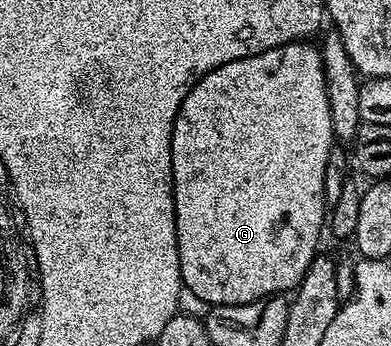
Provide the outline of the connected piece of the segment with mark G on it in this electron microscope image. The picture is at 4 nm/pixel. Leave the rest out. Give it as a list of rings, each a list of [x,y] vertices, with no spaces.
[[[307,41],[286,43],[275,48],[274,51],[262,51],[256,55],[252,55],[249,59],[234,59],[233,61],[229,61],[227,66],[213,69],[205,77],[201,77],[201,81],[197,81],[197,85],[193,85],[193,89],[189,89],[185,101],[181,101],[181,109],[179,110],[178,117],[175,119],[173,133],[171,134],[171,192],[173,193],[173,201],[175,202],[175,232],[177,233],[179,264],[181,265],[181,277],[183,278],[184,288],[188,292],[192,291],[201,302],[207,303],[206,305],[214,305],[216,307],[241,305],[254,299],[265,299],[269,295],[294,292],[299,286],[300,278],[306,275],[309,265],[315,260],[315,256],[320,250],[319,234],[325,231],[325,203],[323,207],[323,199],[325,200],[325,196],[327,195],[327,165],[333,159],[333,155],[331,155],[331,141],[333,142],[335,133],[331,125],[329,97],[327,96],[326,77],[323,72],[320,48],[315,45],[314,47],[310,47],[309,44],[310,42]]]

